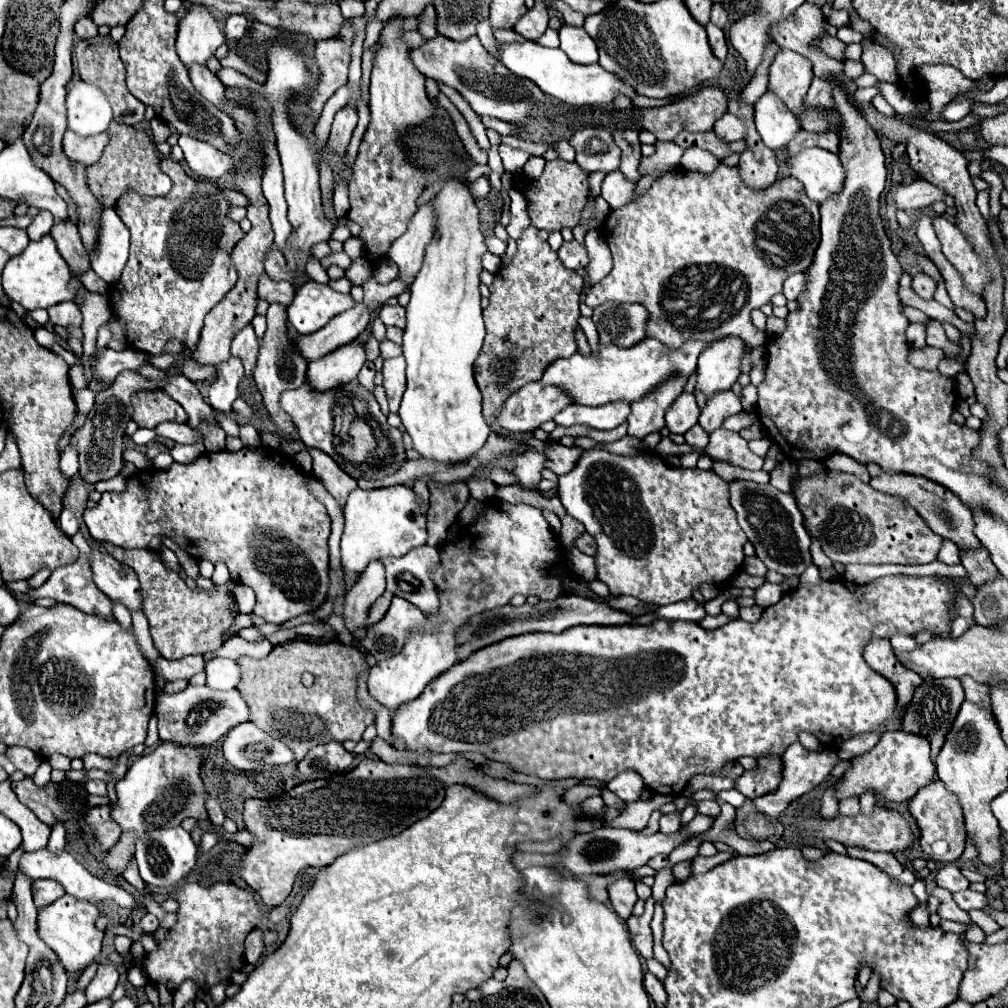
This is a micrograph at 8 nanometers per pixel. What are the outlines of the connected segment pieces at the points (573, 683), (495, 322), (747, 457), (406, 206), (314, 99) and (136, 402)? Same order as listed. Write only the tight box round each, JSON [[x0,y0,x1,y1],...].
[[392,575,956,797],[474,225,584,427],[706,427,764,471],[348,17,432,255],[310,19,354,115],[132,391,188,429]]

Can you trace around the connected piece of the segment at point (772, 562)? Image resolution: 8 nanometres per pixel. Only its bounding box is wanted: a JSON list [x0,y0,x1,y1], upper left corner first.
[730,479,812,577]

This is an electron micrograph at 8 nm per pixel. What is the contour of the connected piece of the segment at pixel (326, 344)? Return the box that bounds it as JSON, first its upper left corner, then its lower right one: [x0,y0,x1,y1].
[296,301,372,359]

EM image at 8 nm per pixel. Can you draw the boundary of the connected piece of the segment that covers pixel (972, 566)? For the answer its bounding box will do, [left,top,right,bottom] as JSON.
[960,547,998,587]

